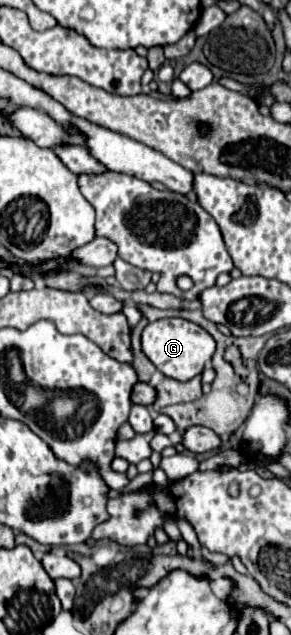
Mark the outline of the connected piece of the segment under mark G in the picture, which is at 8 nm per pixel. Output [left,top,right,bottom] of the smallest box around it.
[142,318,216,382]

